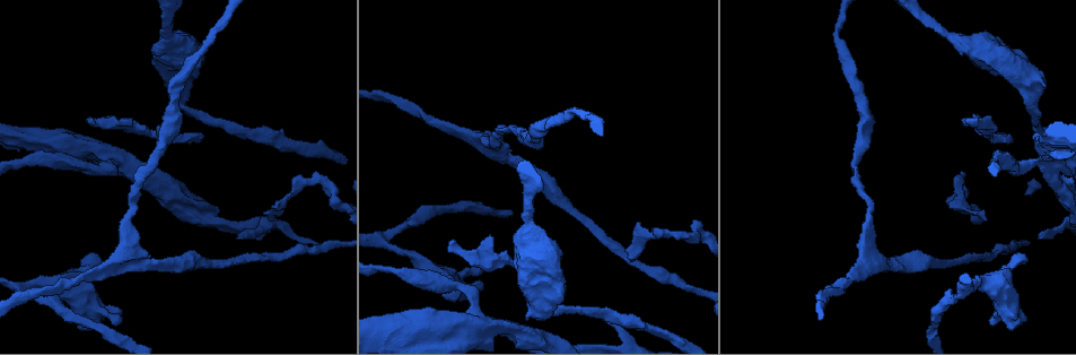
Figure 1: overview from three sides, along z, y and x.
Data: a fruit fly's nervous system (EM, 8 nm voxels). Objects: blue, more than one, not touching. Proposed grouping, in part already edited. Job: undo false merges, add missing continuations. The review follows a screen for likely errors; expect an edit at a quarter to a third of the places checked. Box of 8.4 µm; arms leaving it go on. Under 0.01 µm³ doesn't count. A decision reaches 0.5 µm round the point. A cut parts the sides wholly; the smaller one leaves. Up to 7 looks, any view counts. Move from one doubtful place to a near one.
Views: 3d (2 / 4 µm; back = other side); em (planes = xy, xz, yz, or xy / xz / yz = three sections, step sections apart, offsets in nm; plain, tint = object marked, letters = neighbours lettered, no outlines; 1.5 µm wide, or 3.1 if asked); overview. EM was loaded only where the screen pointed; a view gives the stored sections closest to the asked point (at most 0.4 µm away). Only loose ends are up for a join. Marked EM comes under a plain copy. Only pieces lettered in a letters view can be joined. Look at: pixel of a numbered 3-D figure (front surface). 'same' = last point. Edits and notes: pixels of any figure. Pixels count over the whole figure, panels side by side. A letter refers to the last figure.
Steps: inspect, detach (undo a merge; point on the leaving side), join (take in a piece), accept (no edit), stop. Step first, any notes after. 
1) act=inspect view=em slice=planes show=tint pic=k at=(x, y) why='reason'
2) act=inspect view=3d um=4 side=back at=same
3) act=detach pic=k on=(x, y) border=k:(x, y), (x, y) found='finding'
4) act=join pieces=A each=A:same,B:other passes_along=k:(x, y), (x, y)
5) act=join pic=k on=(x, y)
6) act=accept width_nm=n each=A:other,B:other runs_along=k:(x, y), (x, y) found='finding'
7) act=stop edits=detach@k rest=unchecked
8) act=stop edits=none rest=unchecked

act=inspect view=em slice=planes show=letters pic=1 at=(24, 289) why='abrupt turn'

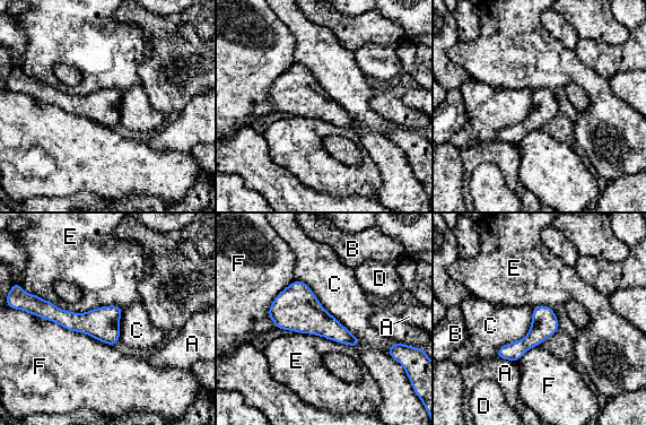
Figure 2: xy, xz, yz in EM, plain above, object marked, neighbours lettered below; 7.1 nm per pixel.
act=accept each=A:other,B:other,C:other,D:other,E:other,F:other found='one neuron here'

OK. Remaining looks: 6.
act=inspect view=3d um=2 pic=1 at=(1026, 261) why='branch stops here'

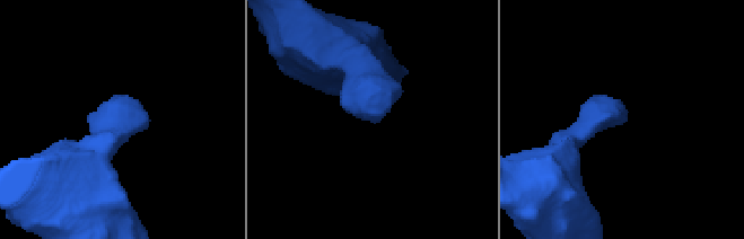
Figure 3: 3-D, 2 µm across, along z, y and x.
act=inspect view=em slice=planes show=letters pic=3 at=(113, 122) why='shape alone is not enough'

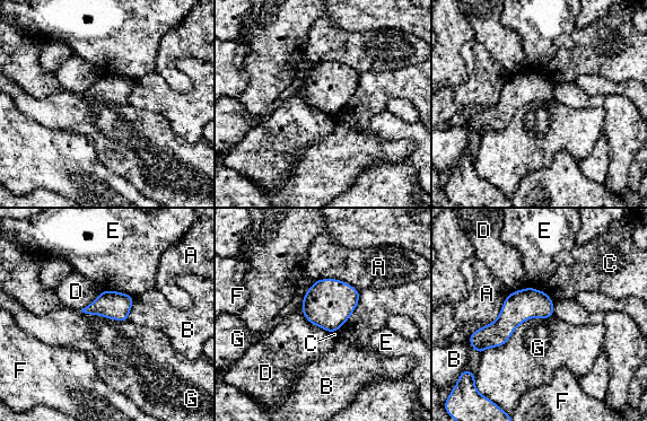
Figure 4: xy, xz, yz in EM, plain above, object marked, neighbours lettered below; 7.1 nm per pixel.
act=accept each=A:other,B:other,C:other,D:other,E:other,F:other,G:other border=4:(553, 314), (524, 321), (481, 354) found='no lettered piece goes on from it'

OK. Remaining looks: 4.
act=inspect view=em slice=planes show=tint pic=1 at=(269, 219) why='thin end'

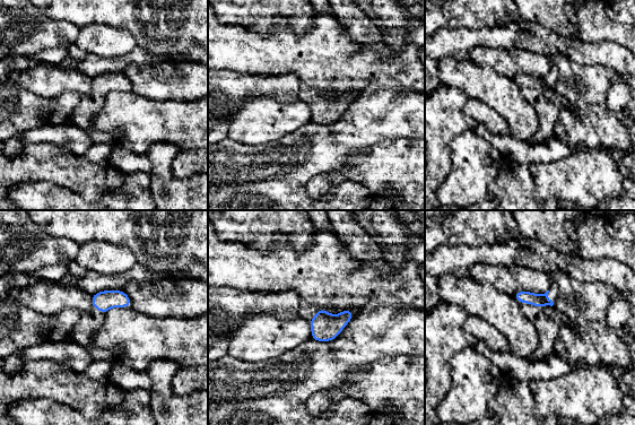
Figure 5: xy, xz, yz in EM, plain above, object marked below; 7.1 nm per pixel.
act=inspect view=em slice=planes show=letters at=same

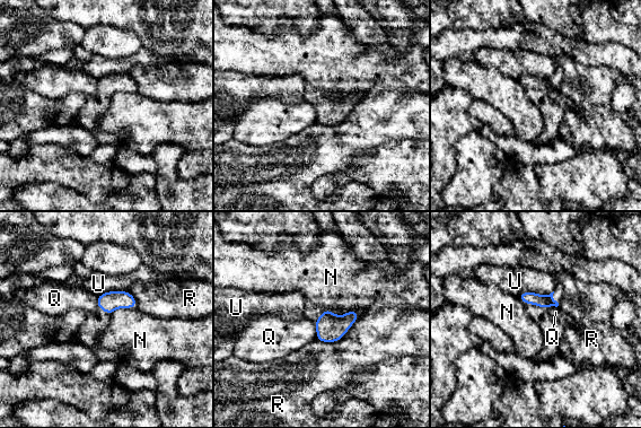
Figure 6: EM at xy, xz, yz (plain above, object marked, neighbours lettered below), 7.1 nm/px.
act=accept each=N:other,Q:other,R:other,U:other border=6:(313, 323), (317, 339) found='none of them fits'

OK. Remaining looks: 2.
act=stop edits=none rest=unchecked

